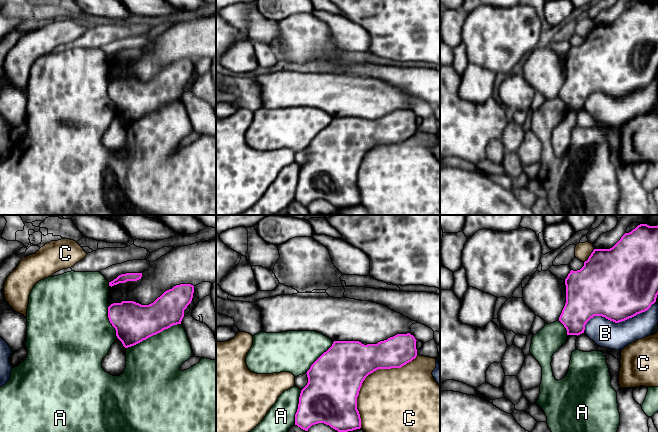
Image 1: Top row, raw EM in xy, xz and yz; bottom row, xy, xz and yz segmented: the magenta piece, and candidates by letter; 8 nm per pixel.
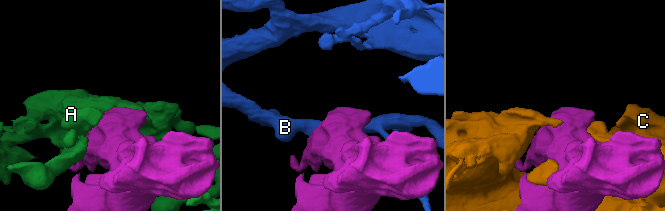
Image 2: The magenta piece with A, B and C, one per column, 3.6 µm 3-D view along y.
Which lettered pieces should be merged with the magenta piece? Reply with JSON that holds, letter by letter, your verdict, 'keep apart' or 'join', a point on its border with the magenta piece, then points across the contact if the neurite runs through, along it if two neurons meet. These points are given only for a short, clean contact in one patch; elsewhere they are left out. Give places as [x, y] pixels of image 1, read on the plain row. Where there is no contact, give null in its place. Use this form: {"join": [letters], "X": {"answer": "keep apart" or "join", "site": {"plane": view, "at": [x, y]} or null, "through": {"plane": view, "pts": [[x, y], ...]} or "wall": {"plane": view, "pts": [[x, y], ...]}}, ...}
{"join": ["A"], "A": {"answer": "join", "site": {"plane": "xy", "at": [153, 110]}}, "B": {"answer": "keep apart", "site": {"plane": "yz", "at": [615, 98]}}, "C": {"answer": "keep apart", "site": {"plane": "xz", "at": [366, 152]}}}

